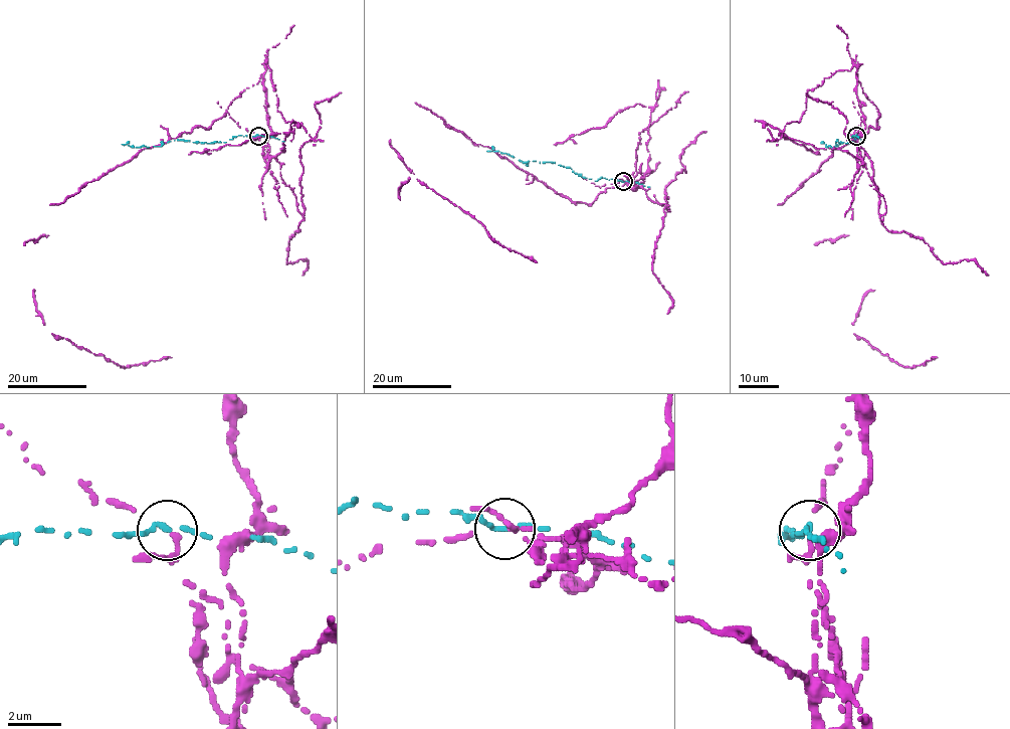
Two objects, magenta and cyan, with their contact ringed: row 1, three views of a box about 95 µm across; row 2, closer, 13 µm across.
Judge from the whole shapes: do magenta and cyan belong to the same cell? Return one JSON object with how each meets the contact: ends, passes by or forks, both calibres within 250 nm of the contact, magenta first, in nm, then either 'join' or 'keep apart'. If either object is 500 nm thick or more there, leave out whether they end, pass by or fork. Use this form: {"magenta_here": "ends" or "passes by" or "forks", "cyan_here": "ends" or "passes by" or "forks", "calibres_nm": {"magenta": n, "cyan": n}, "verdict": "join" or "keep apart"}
{"magenta_here": "ends", "cyan_here": "ends", "calibres_nm": {"magenta": 200, "cyan": 220}, "verdict": "keep apart"}

